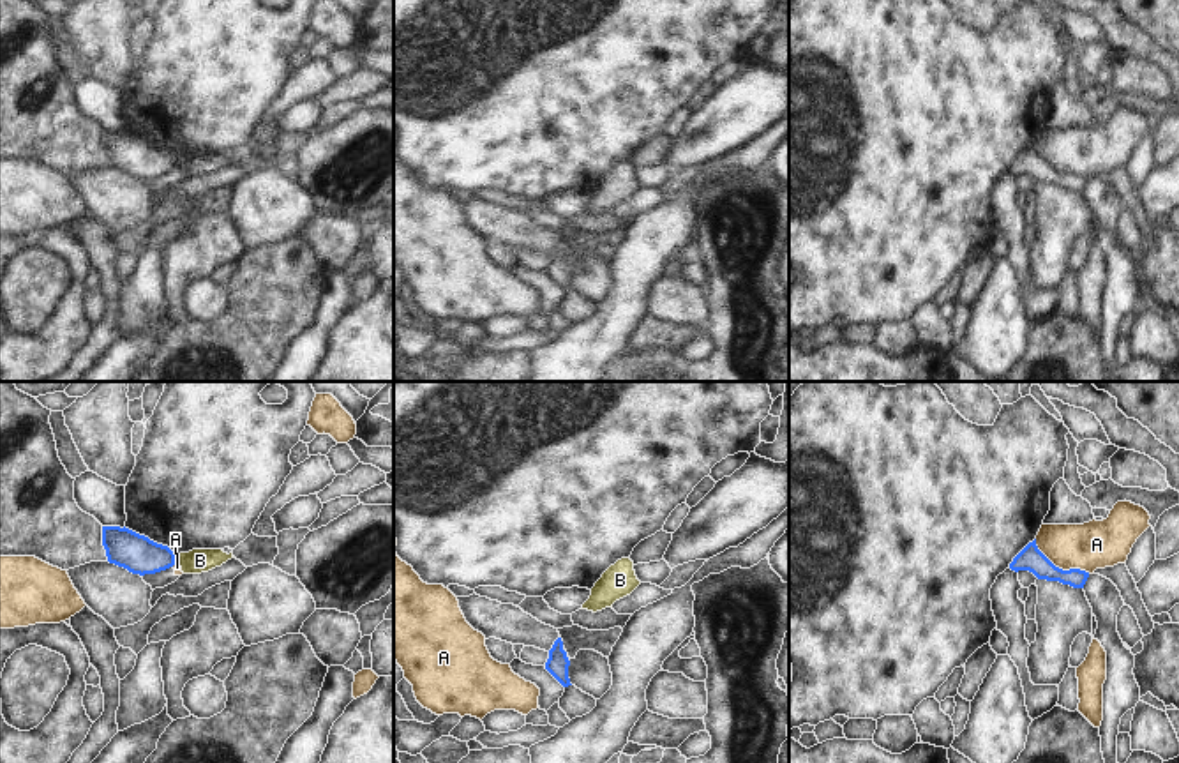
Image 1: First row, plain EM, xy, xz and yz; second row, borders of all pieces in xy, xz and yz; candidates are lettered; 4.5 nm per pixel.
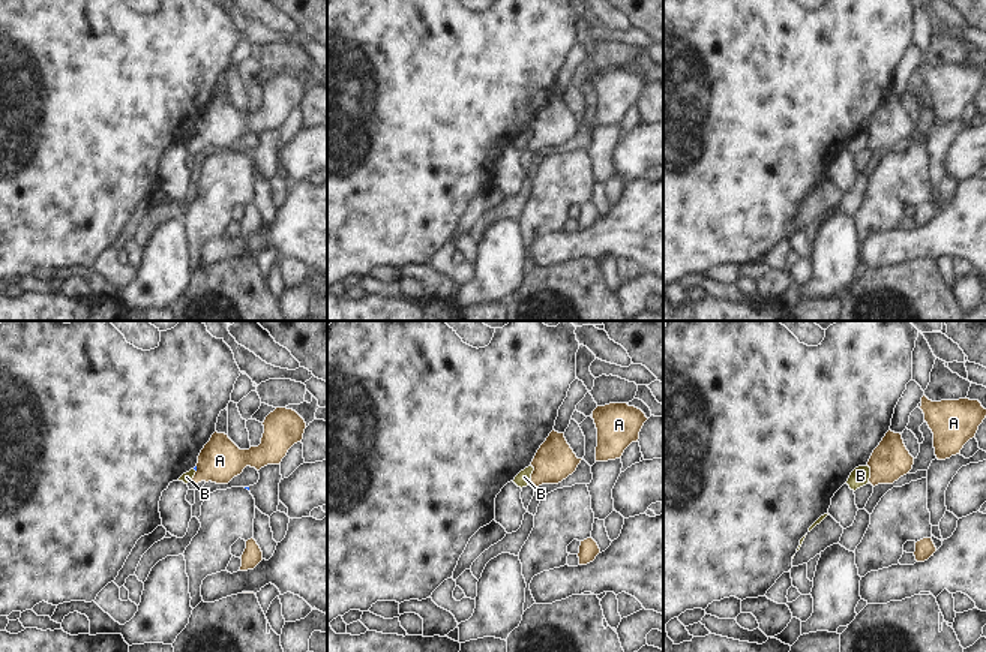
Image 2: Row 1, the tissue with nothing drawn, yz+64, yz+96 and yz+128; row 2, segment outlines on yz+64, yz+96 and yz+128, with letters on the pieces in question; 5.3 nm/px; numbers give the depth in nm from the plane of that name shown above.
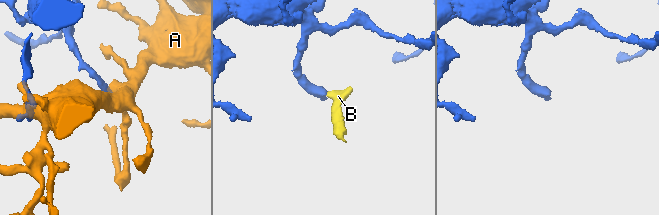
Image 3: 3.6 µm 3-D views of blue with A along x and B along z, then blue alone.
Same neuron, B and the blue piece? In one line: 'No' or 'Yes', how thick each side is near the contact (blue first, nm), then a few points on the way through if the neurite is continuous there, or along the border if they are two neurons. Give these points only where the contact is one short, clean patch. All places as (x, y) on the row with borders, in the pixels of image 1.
No. Thickness 170 nm (blue) against 110 nm. Boundary: xy (177, 555), (173, 562).

